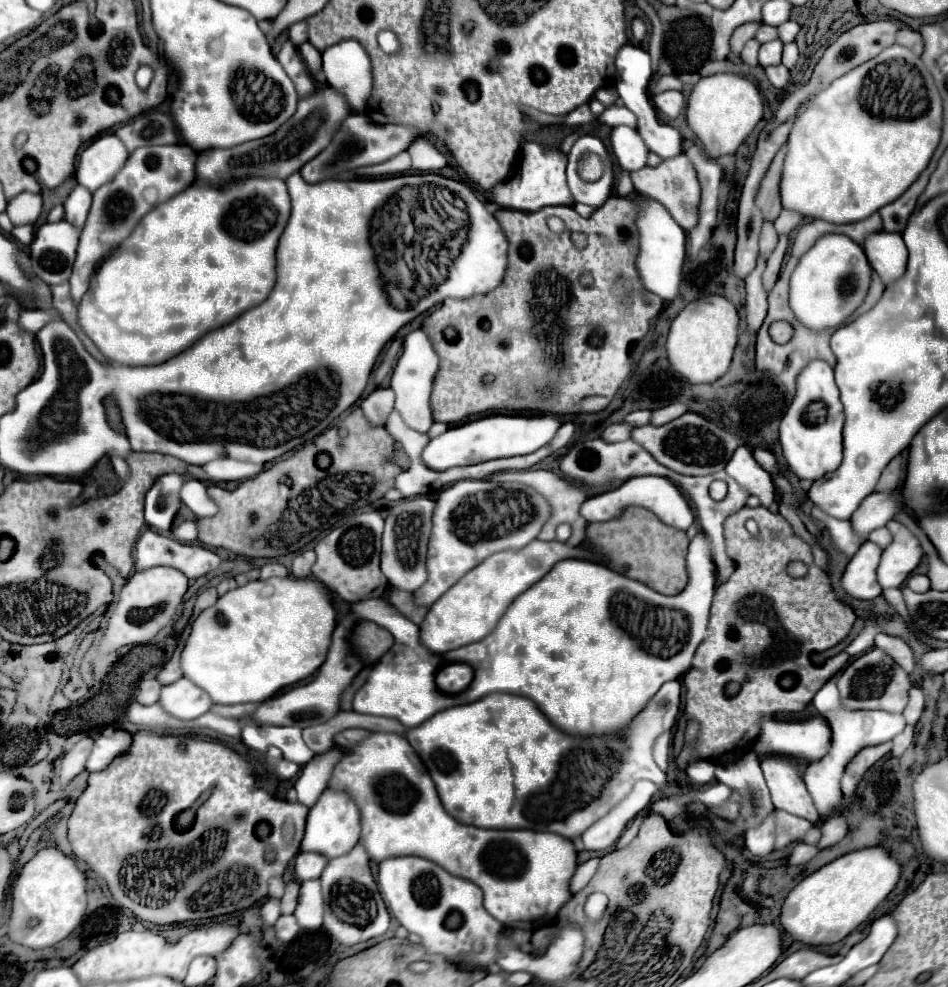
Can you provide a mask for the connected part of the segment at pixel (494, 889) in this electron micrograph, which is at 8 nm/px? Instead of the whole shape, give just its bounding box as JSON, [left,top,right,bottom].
[329,732,577,930]

